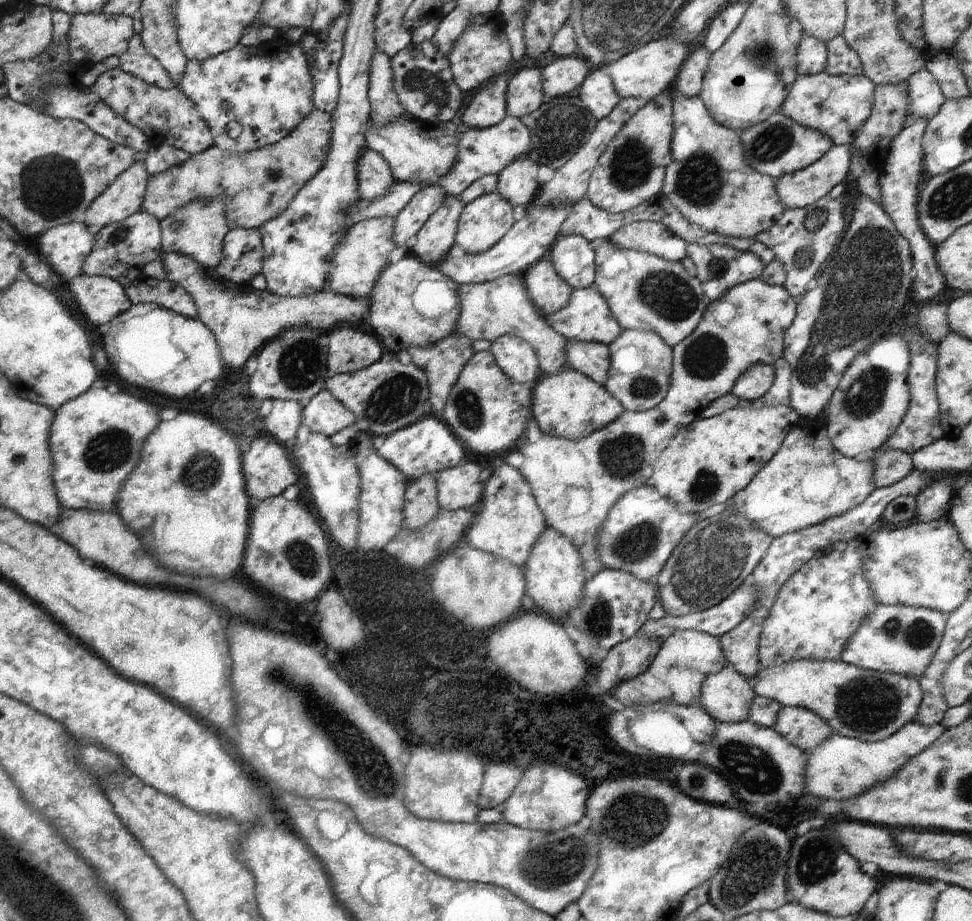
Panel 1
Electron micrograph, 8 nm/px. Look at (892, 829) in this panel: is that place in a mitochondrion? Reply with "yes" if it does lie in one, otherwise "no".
no

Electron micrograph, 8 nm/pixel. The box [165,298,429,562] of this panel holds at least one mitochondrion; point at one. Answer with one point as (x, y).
(397, 396)

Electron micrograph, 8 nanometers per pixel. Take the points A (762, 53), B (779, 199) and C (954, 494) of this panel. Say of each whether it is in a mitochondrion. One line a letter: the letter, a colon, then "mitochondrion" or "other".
A: mitochondrion
B: other
C: other

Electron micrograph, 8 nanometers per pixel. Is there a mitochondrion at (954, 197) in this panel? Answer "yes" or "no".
yes

